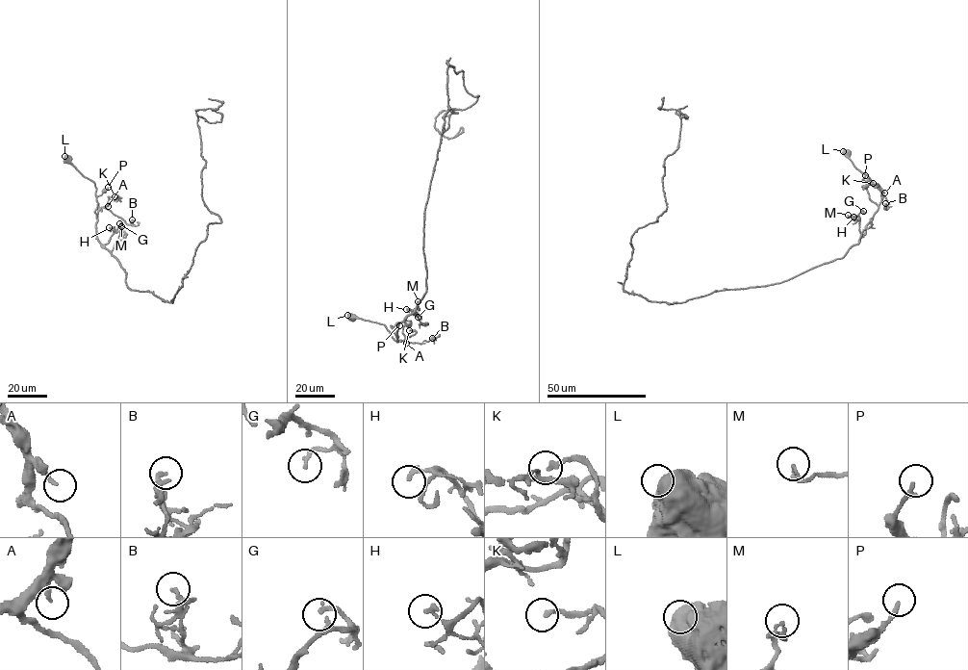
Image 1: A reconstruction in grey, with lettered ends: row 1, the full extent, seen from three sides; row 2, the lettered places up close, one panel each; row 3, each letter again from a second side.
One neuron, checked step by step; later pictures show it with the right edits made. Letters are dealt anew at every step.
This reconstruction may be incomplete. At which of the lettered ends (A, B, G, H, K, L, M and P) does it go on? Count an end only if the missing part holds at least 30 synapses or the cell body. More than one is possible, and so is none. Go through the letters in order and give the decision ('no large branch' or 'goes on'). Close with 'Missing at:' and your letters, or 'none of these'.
A: no large branch
B: no large branch
G: no large branch
H: no large branch
K: no large branch
L: no large branch
M: no large branch
P: no large branch
Missing at: none of these

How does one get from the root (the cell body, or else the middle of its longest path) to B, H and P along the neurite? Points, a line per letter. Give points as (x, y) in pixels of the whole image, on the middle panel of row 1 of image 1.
B: (444, 115), (424, 210), (425, 293), (396, 332), (397, 341), (407, 343), (423, 343), (432, 338)
H: (444, 115), (424, 210), (425, 293), (415, 311), (405, 318), (414, 314), (409, 308), (406, 309)
P: (444, 115), (424, 210), (425, 293), (415, 311), (398, 324), (397, 337), (391, 326), (399, 325)

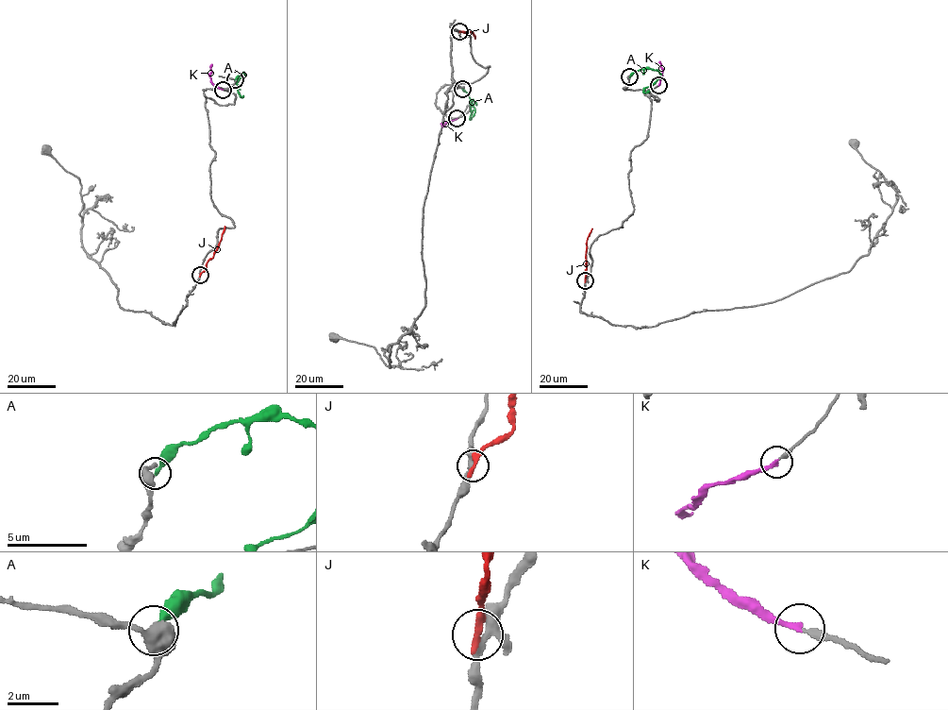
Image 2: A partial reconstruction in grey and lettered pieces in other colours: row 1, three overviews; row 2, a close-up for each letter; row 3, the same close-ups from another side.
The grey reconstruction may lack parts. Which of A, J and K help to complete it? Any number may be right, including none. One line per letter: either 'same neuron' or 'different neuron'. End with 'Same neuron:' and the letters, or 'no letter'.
A: different neuron
J: different neuron
K: same neuron
Same neuron: K

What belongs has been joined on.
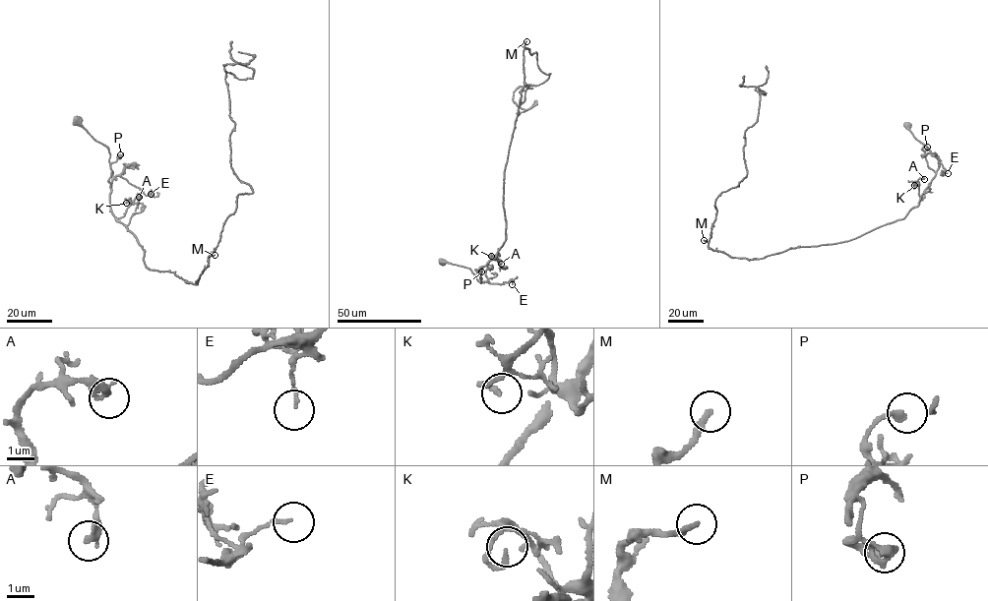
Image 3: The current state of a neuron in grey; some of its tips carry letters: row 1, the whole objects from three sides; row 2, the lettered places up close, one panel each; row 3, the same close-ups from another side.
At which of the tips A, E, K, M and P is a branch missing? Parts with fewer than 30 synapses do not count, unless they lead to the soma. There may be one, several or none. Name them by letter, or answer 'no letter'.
M

